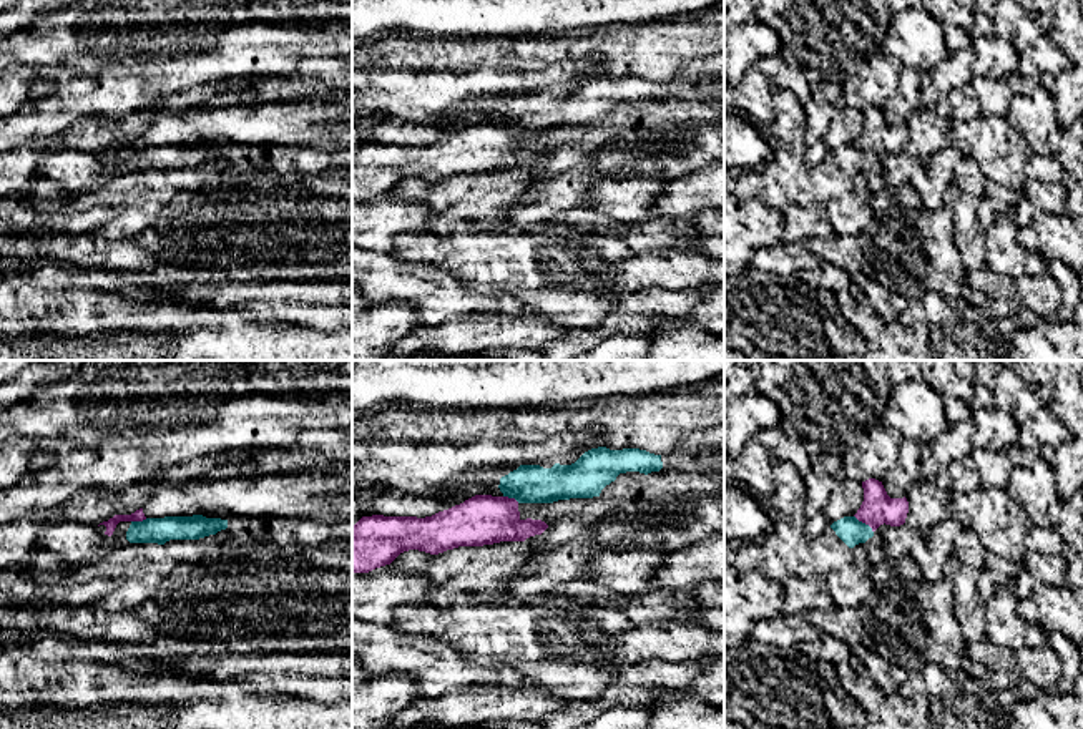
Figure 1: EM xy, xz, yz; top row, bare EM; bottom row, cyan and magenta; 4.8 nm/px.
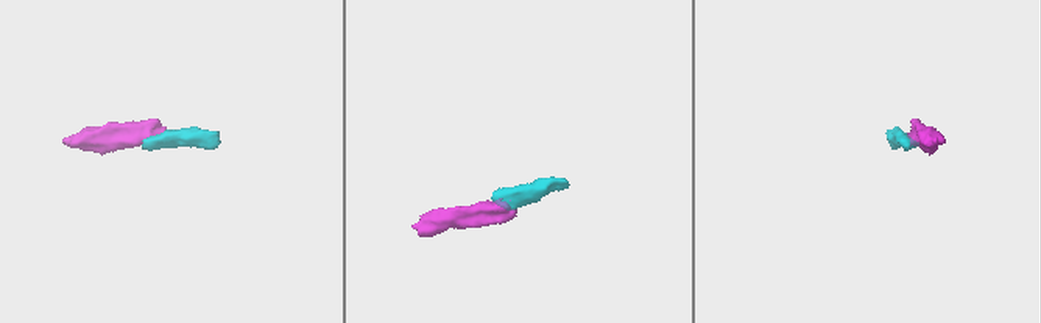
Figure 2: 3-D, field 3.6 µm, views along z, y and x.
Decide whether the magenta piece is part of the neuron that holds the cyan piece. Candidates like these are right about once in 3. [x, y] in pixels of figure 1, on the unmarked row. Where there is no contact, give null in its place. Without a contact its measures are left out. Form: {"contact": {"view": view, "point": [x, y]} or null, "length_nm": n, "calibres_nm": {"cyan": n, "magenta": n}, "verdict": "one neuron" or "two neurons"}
{"contact": {"view": "yz", "point": [864, 151]}, "length_nm": 130, "calibres_nm": {"cyan": 130, "magenta": 160}, "verdict": "two neurons"}

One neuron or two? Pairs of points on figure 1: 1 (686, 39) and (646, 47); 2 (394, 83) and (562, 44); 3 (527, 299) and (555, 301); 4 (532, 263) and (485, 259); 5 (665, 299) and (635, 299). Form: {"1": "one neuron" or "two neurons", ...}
{"1": "one neuron", "2": "two neurons", "3": "one neuron", "4": "one neuron", "5": "one neuron"}

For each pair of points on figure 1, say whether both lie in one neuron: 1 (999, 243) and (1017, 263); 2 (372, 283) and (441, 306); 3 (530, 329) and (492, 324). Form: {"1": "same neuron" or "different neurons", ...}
{"1": "same neuron", "2": "same neuron", "3": "same neuron"}

